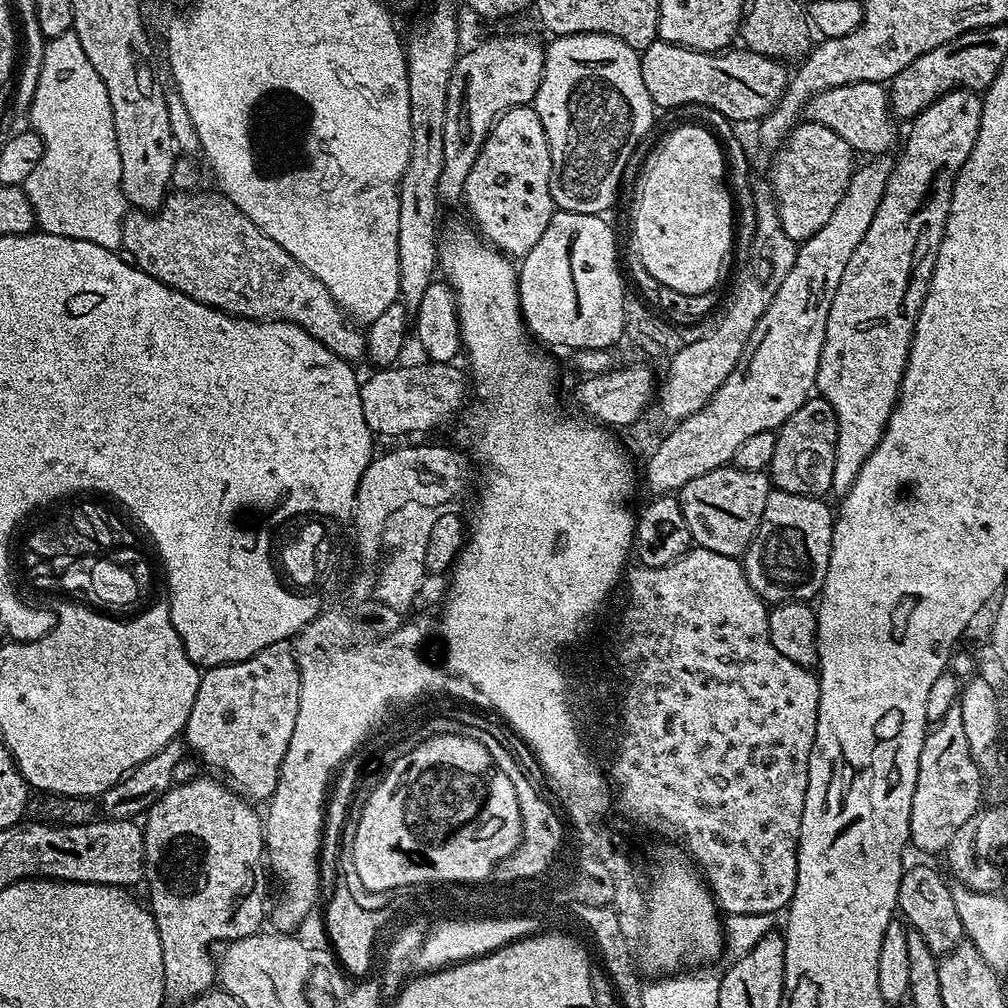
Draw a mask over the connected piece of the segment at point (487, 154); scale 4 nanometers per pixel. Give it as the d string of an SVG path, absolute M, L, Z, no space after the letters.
M521 106L502 112L488 132L486 142L478 154L478 162L474 162L474 167L470 169L464 183L462 200L468 203L468 212L473 220L471 223L480 235L505 256L523 258L530 250L534 250L534 242L542 238L542 230L546 230L554 211L550 194L551 169L546 130L542 130L542 118L538 118L535 107Z

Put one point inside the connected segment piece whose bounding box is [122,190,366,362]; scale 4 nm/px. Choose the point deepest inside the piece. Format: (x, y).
(199, 243)

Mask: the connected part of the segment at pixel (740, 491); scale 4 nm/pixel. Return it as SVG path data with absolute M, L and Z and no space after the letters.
M725 466L710 470L710 474L701 474L699 478L690 478L690 482L686 482L686 486L680 488L678 499L682 506L682 515L686 517L686 526L690 526L692 539L699 547L714 550L714 554L740 558L750 546L762 522L769 491L770 480L764 472L751 472L735 466Z

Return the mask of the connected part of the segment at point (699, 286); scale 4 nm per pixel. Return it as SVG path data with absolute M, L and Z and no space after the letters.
M684 122L681 128L673 127L664 134L669 136L661 135L657 139L636 179L636 209L632 212L632 236L636 239L634 255L642 260L661 288L686 295L713 291L720 280L724 259L733 251L734 209L726 183L724 151L711 131L704 126L699 128L698 124Z

